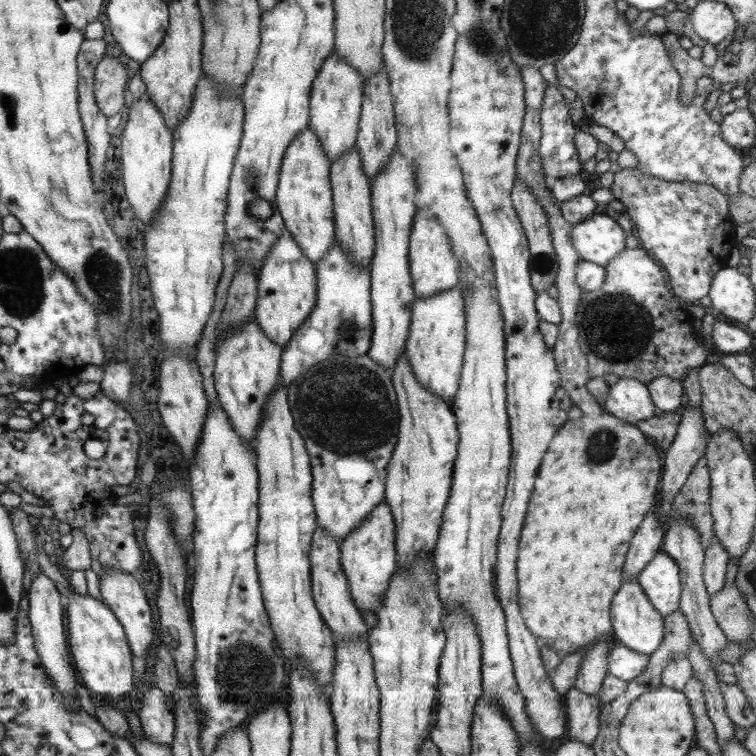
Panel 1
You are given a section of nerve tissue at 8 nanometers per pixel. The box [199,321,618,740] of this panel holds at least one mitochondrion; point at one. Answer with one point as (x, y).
(243, 667)

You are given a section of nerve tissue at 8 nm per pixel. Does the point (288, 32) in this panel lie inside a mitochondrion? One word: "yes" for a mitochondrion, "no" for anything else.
no

